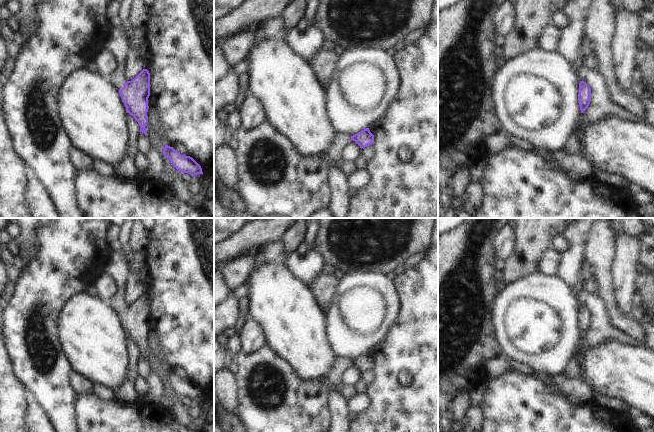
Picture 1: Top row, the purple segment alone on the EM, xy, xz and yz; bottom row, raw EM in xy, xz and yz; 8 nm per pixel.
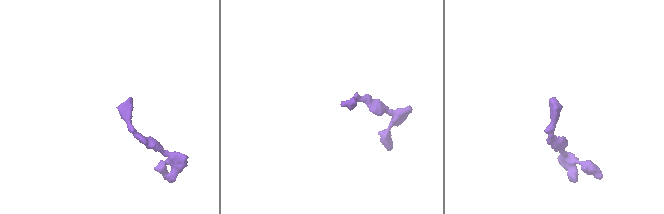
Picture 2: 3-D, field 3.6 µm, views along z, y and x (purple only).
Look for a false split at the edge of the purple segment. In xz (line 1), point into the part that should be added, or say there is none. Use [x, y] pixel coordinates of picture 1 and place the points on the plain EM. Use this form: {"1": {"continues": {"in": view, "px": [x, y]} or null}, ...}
{"1": {"continues": {"in": "xz", "px": [341, 364]}}}

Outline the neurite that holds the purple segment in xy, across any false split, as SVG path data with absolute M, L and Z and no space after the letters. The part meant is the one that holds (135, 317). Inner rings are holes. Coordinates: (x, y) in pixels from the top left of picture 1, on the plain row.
M113 252L110 255L108 264L105 267L105 273L118 285L116 292L107 302L118 313L127 337L138 346L140 356L147 360L145 350L148 347L150 297L147 293L143 293L131 305L126 303L124 284L130 275L130 268L128 261L121 252Z

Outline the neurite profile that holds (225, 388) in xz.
M226 367L214 373L214 400L222 415L237 411L238 386L234 374Z

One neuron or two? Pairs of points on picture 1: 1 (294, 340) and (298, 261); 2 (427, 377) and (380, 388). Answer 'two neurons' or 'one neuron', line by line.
1: two neurons
2: one neuron

